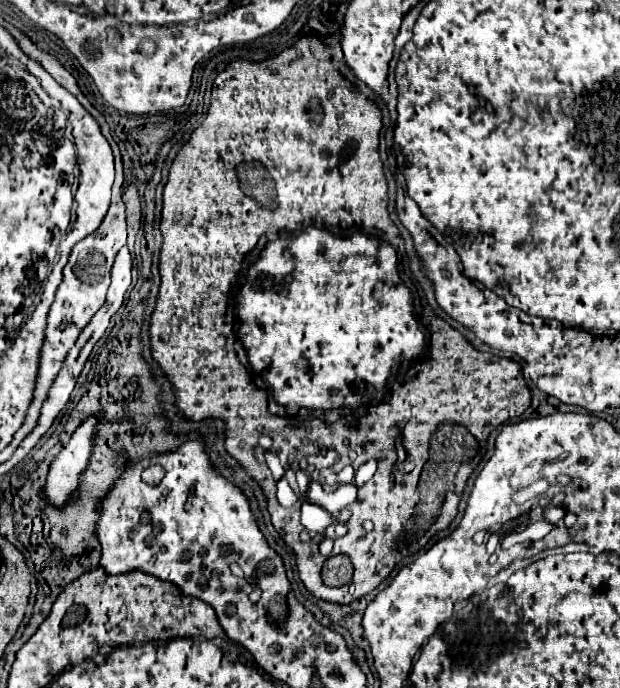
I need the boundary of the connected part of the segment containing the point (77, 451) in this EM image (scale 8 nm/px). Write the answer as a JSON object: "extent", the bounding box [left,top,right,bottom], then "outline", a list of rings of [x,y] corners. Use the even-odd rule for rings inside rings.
{"extent":[46,417,96,507],"outline":[[[94,417],[84,421],[72,435],[70,443],[52,461],[46,481],[48,505],[62,507],[70,501],[70,491],[76,489],[78,475],[86,469],[86,463],[90,459],[94,423],[96,423]]]}

